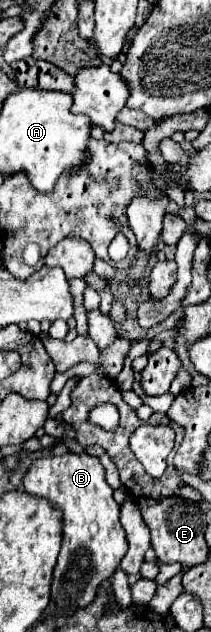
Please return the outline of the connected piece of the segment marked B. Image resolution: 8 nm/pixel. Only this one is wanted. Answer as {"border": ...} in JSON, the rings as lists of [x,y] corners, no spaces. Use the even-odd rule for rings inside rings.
{"border":[[[63,454],[37,458],[23,478],[25,492],[45,498],[55,510],[63,512],[63,544],[53,570],[51,600],[59,616],[71,616],[89,606],[103,580],[111,578],[127,554],[127,538],[119,522],[121,506],[113,500],[113,488],[105,482],[99,458],[89,454]]]}

